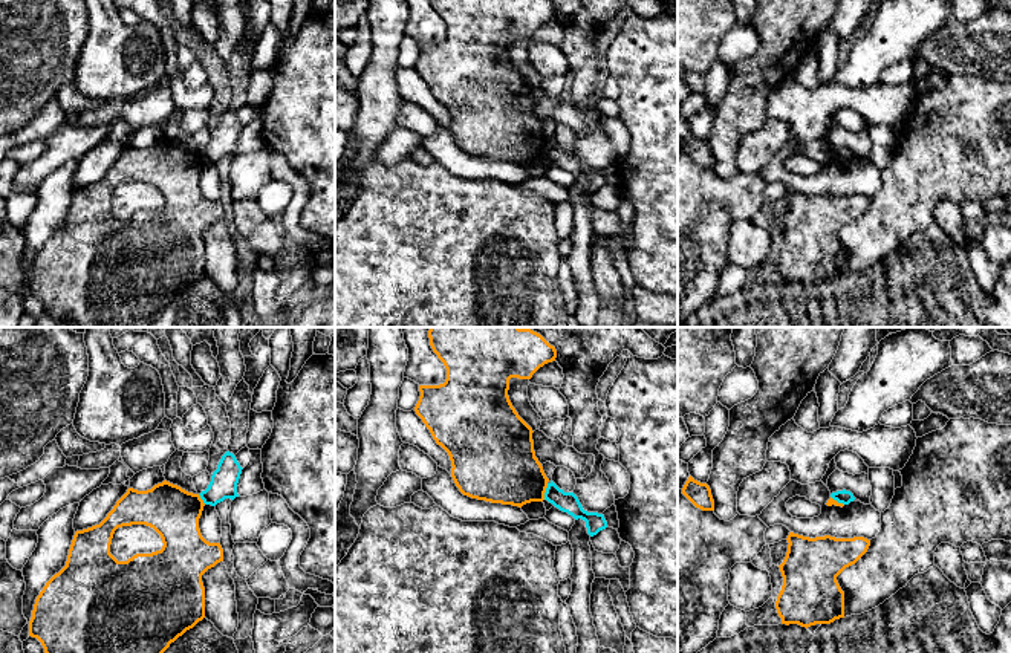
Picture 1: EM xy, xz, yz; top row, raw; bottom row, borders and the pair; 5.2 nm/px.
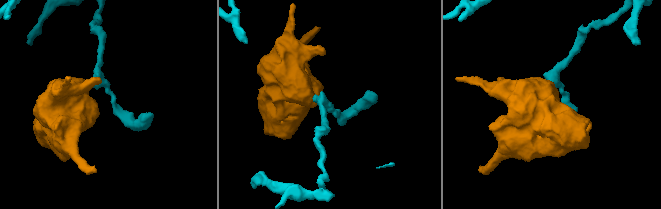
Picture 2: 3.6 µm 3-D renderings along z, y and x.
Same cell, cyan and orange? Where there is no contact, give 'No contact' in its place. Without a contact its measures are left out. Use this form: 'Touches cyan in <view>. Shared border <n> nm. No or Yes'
Touches cyan in xz. Shared border 90 nm. No

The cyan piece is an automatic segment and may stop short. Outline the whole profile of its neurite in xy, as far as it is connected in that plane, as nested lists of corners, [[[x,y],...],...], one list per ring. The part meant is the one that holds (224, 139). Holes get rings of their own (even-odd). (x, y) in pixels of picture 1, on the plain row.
[[[226,109],[217,122],[217,127],[213,130],[208,145],[199,151],[203,161],[216,164],[225,156],[234,158],[239,154],[237,141],[242,127],[243,125],[237,119],[236,113]]]

